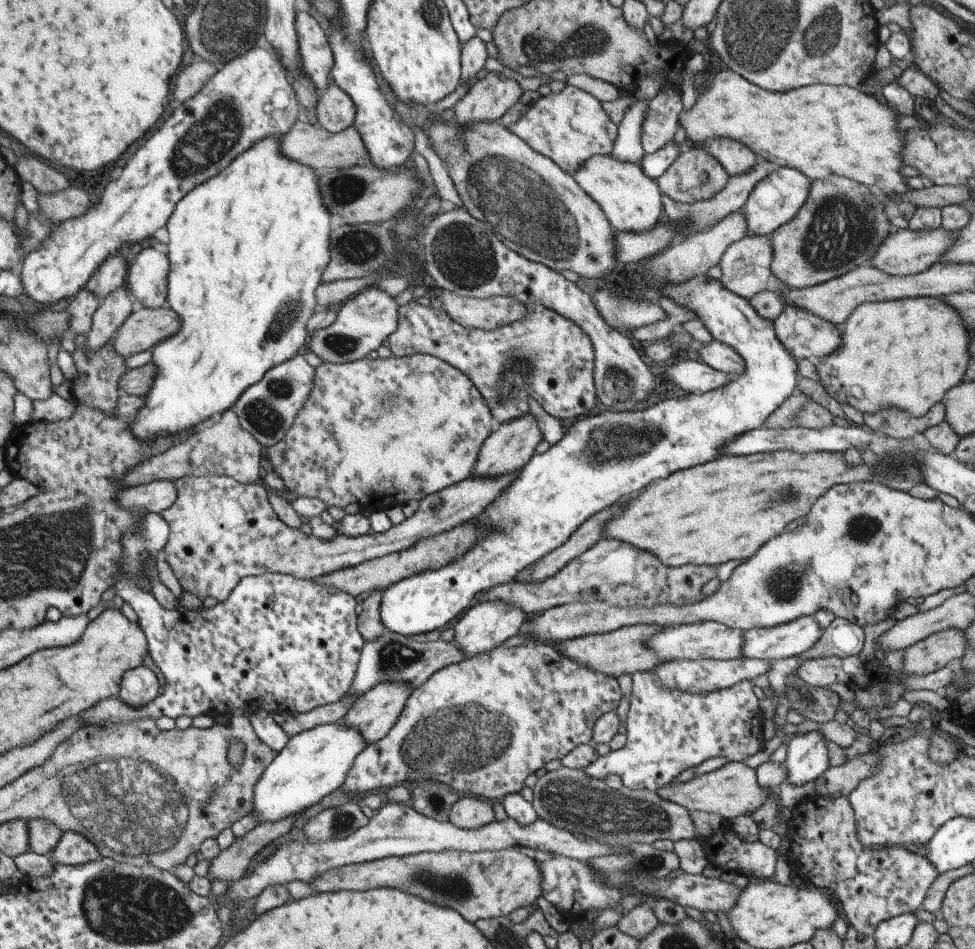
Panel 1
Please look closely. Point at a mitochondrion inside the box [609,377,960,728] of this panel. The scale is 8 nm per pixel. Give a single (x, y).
(783, 584)

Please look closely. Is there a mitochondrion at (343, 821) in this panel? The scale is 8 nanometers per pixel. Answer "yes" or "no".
yes

